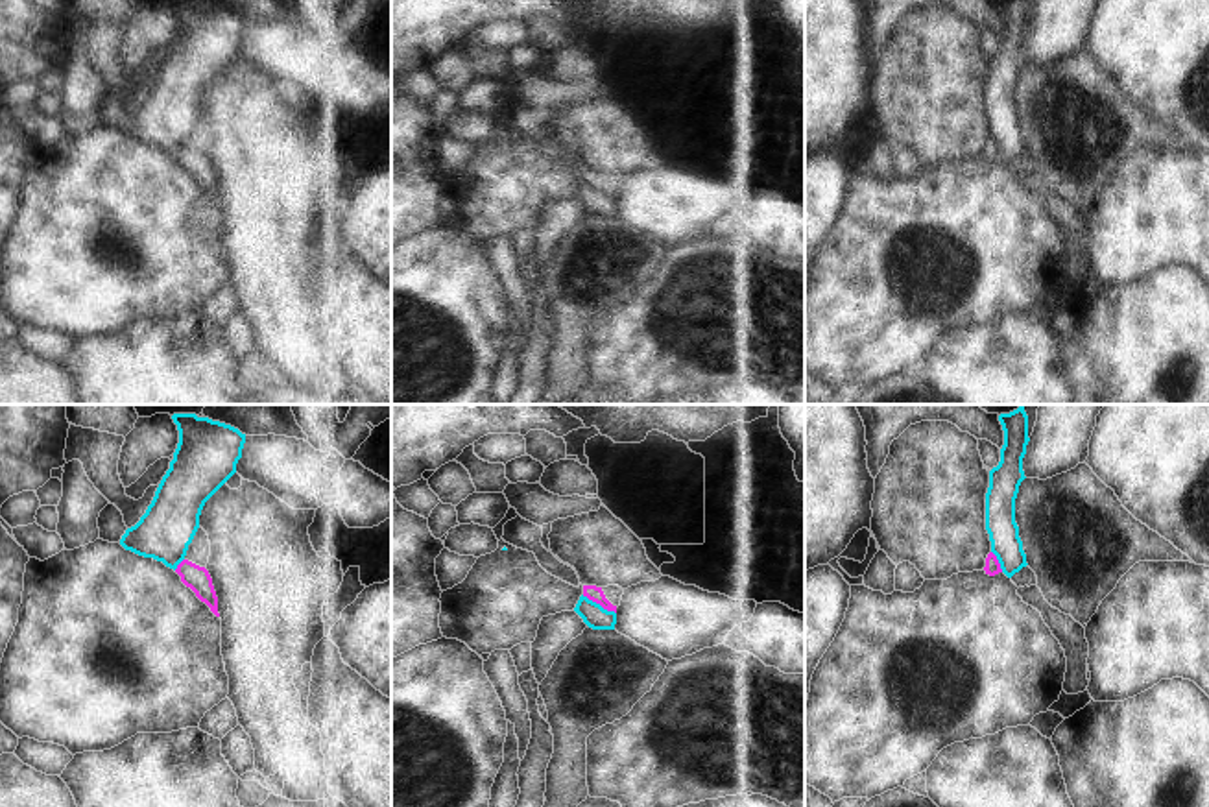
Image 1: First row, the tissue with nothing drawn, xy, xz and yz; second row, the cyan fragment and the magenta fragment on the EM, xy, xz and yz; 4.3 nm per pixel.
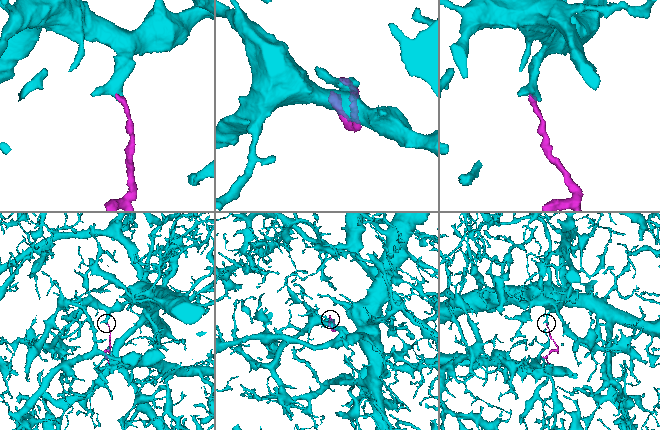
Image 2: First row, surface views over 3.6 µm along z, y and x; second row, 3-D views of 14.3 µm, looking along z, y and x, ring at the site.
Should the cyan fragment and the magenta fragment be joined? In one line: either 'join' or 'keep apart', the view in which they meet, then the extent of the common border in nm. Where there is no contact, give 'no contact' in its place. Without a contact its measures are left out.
keep apart | xz | 170 nm

